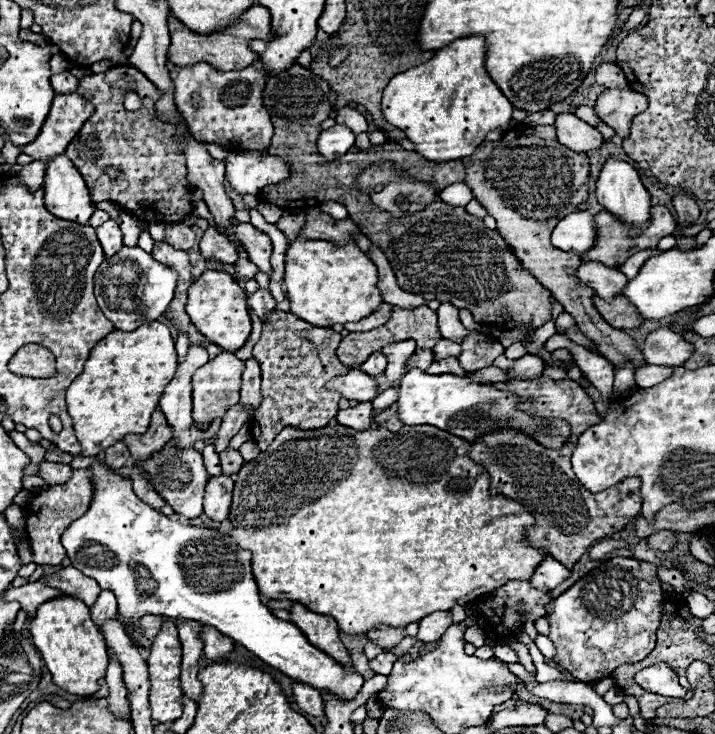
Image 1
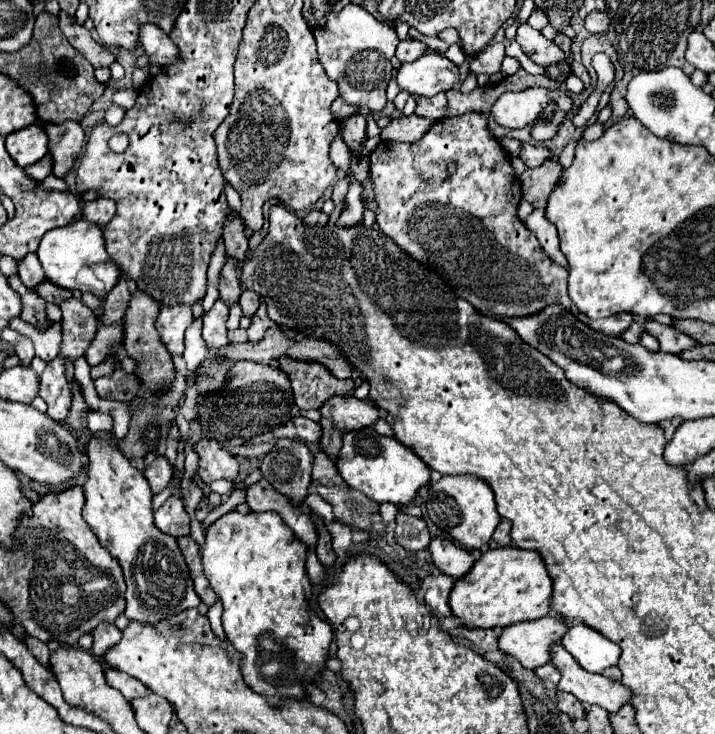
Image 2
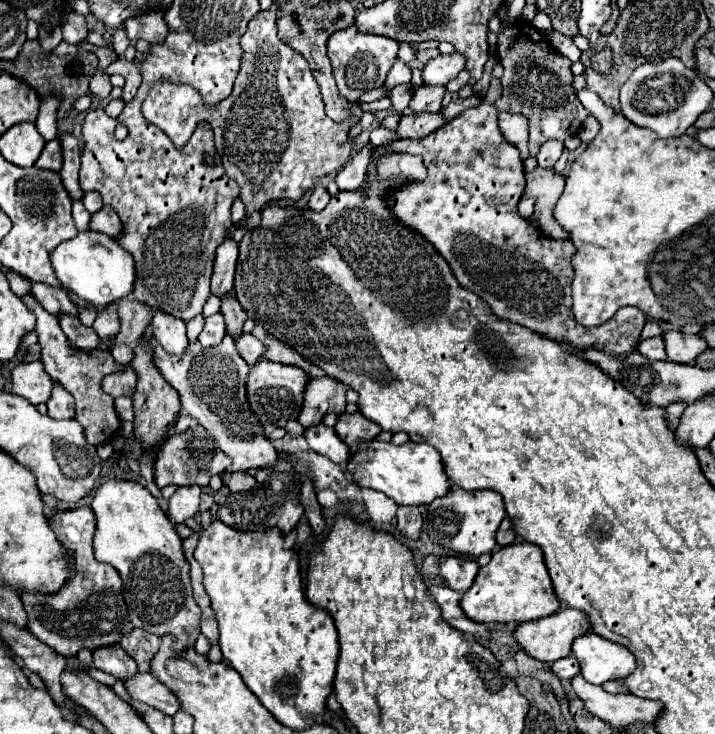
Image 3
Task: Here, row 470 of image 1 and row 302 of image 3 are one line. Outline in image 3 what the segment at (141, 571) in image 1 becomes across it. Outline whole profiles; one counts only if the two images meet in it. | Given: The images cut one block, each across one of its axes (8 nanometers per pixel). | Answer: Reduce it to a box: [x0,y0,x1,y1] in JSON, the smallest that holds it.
[50,230,134,308]

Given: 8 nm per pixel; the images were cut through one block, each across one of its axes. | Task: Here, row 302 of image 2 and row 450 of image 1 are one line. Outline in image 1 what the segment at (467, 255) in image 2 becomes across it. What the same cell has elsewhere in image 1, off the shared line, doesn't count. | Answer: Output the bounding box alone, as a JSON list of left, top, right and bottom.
[470,430,642,568]

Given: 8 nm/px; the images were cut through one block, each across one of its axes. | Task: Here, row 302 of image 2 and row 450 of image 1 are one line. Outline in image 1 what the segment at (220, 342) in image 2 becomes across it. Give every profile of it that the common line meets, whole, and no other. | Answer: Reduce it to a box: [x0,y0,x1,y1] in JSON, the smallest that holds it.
[212,404,248,454]

